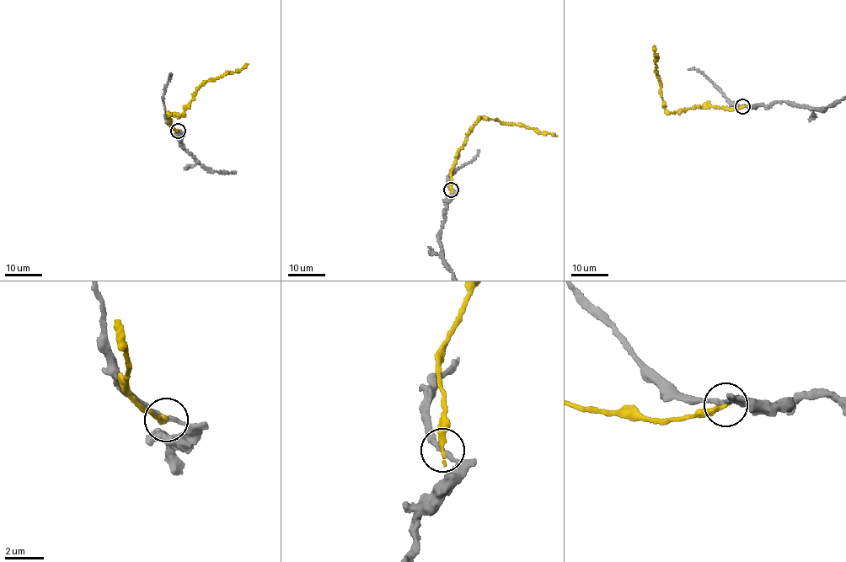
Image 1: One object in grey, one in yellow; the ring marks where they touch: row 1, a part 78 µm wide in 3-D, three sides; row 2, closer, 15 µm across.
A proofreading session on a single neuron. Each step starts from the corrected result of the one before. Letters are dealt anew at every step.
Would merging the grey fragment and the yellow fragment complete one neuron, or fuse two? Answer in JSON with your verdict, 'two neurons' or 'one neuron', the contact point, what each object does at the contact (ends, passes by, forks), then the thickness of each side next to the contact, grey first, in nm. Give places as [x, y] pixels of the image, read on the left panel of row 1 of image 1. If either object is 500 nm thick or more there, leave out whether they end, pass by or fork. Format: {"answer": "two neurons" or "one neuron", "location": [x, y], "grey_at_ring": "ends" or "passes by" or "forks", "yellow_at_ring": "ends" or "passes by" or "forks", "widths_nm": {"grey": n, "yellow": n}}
{"answer": "two neurons", "location": [178, 131], "grey_at_ring": "passes by", "yellow_at_ring": "ends", "widths_nm": {"grey": 200, "yellow": 260}}

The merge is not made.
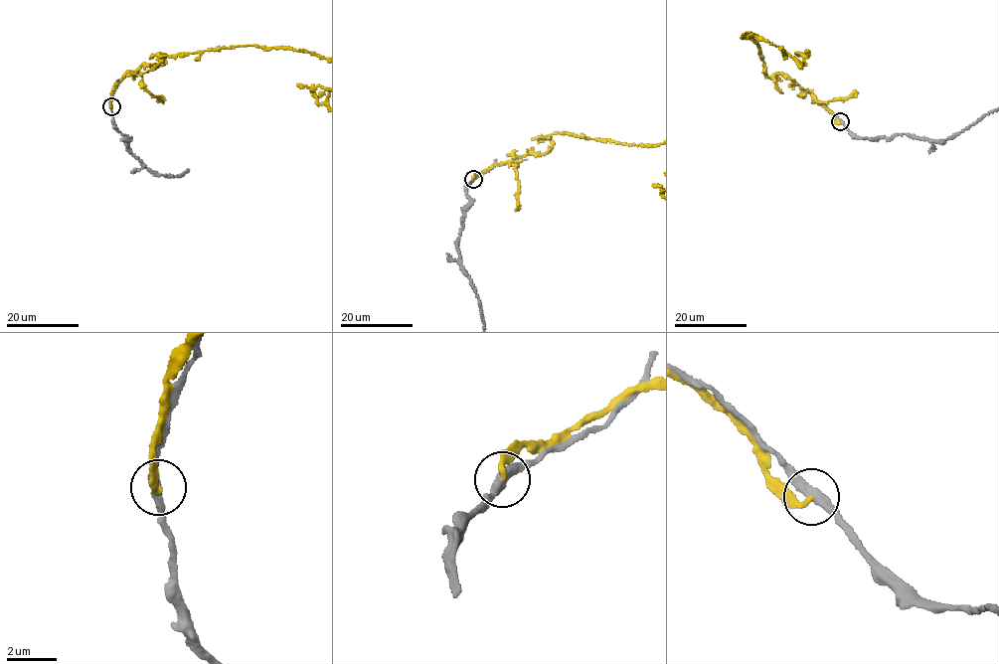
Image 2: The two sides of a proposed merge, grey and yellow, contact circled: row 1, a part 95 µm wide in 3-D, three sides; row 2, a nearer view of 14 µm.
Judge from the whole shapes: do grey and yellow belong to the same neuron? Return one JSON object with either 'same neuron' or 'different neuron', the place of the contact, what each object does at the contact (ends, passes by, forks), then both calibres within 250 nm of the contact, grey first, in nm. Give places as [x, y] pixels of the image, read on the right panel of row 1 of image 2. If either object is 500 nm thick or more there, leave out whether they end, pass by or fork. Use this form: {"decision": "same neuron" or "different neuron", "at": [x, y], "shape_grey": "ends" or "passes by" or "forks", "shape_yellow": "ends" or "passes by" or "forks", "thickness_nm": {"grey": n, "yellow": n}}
{"decision": "different neuron", "at": [840, 121], "shape_grey": "passes by", "shape_yellow": "ends", "thickness_nm": {"grey": 360, "yellow": 240}}

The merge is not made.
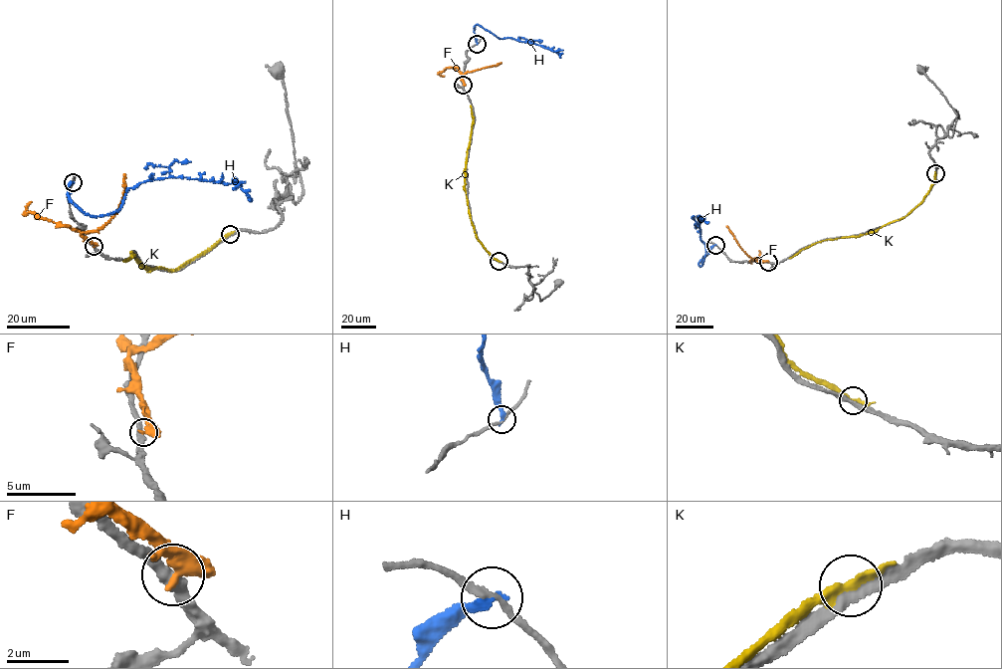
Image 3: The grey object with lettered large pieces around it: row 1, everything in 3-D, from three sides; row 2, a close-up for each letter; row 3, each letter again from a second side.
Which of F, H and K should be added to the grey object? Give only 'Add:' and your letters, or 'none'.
Add: none

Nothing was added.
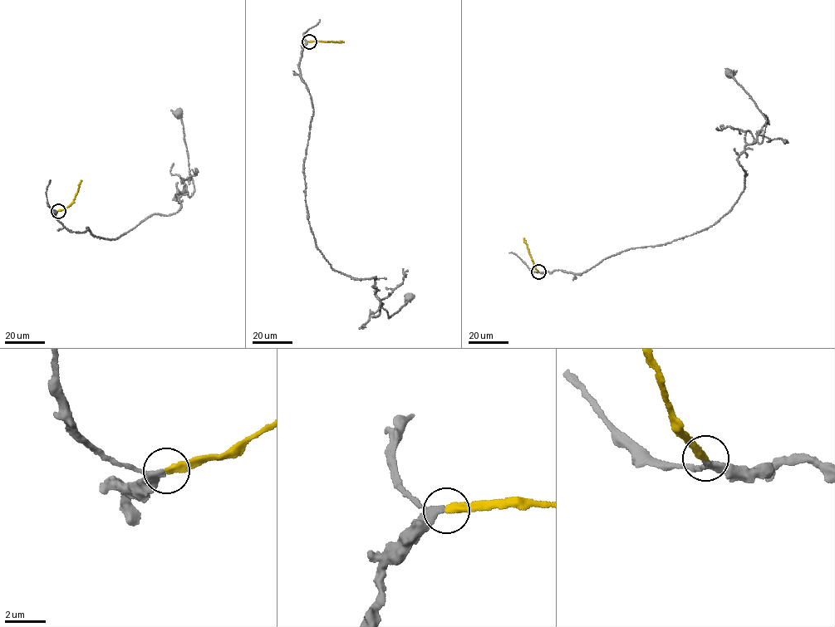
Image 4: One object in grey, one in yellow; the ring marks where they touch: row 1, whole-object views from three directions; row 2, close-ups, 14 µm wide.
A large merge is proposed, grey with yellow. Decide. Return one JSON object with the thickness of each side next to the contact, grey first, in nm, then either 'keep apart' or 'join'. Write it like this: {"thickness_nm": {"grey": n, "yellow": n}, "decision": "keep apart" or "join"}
{"thickness_nm": {"grey": 280, "yellow": 360}, "decision": "join"}

